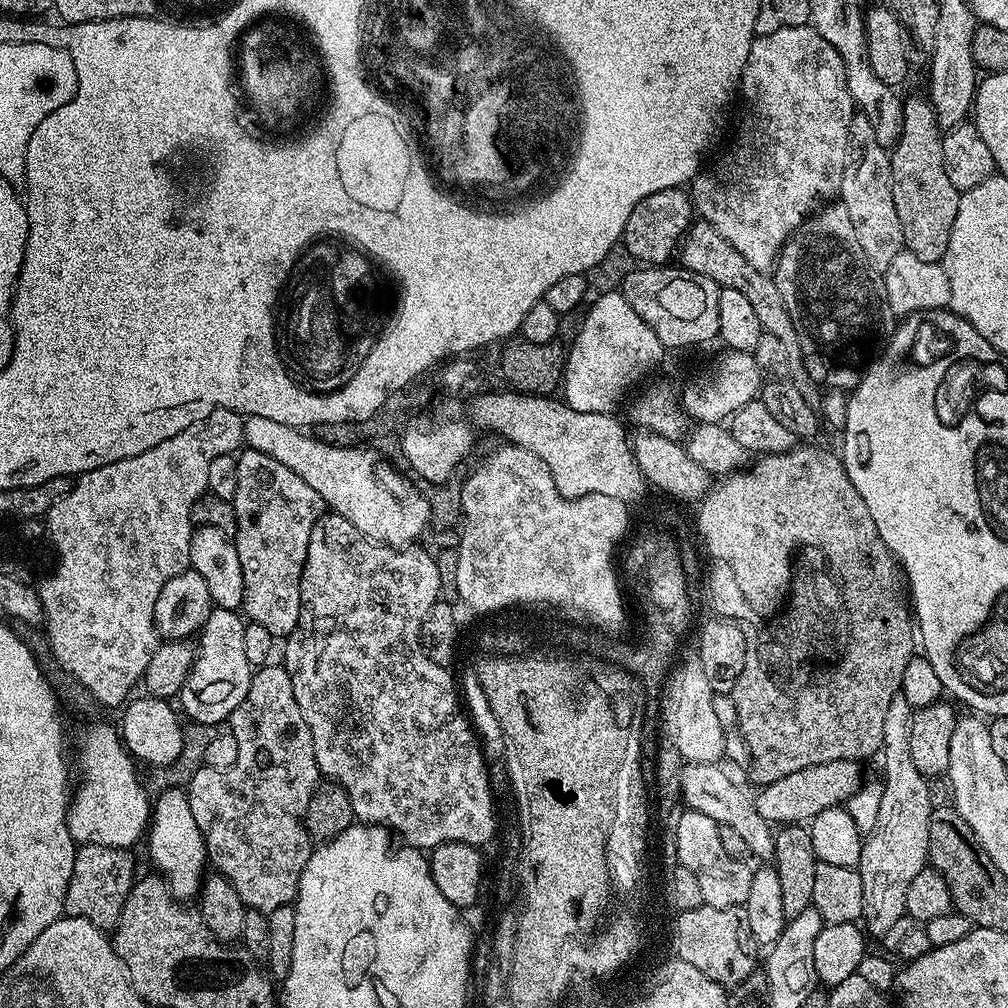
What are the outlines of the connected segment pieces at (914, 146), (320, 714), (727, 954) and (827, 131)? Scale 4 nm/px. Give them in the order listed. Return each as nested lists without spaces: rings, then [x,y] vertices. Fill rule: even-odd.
[[[927,95],[903,97],[902,132],[895,147],[891,149],[892,189],[894,190],[894,210],[898,210],[898,222],[902,226],[904,246],[907,251],[918,254],[925,262],[935,264],[943,261],[946,246],[950,246],[950,230],[954,230],[954,218],[958,218],[961,192],[950,182],[942,158],[942,129],[932,109]]]
[[[325,511],[318,522],[314,522],[314,530],[310,530],[310,546],[306,550],[300,583],[300,623],[287,637],[282,666],[290,674],[294,698],[298,698],[298,710],[302,710],[302,718],[306,718],[321,777],[331,778],[344,787],[359,823],[387,826],[397,837],[400,835],[404,839],[401,841],[409,848],[431,850],[446,840],[484,846],[496,832],[496,804],[492,801],[494,791],[489,784],[488,766],[477,733],[462,707],[457,681],[452,681],[451,671],[432,660],[421,645],[420,627],[430,608],[441,599],[442,575],[435,555],[416,547],[420,546],[408,546],[403,550],[389,548],[383,542],[364,536],[354,522],[342,518],[337,512]]]
[[[703,903],[694,910],[679,913],[675,919],[676,925],[672,928],[672,948],[676,951],[674,954],[676,960],[690,962],[690,966],[702,970],[702,974],[706,974],[706,978],[725,986],[741,984],[747,976],[752,975],[757,967],[756,951],[758,951],[758,945],[750,934],[750,918],[746,918],[744,907],[715,908]]]
[[[811,23],[802,26],[786,26],[782,30],[774,30],[774,34],[757,36],[752,41],[750,58],[742,70],[740,87],[738,89],[738,108],[740,104],[740,121],[736,124],[736,133],[732,136],[732,145],[724,152],[724,157],[713,166],[712,169],[701,171],[696,179],[691,181],[690,195],[695,211],[699,219],[711,224],[742,254],[746,261],[755,269],[762,272],[771,273],[776,267],[776,260],[780,257],[780,250],[784,243],[792,237],[792,233],[798,230],[798,226],[803,224],[813,212],[817,211],[821,202],[828,202],[839,193],[842,186],[842,174],[848,161],[848,135],[850,135],[850,122],[854,115],[854,103],[850,90],[847,89],[846,70],[843,66],[843,59],[839,56],[838,50],[818,32]]]

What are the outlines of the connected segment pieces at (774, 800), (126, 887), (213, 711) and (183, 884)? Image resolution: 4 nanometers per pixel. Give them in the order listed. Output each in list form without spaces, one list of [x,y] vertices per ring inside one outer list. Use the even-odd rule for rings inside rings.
[[[839,760],[806,766],[806,770],[786,774],[786,778],[765,784],[759,789],[760,793],[755,793],[758,814],[762,814],[762,818],[773,826],[810,822],[822,814],[822,810],[843,805],[859,790],[862,783],[860,768],[861,765],[855,760]]]
[[[81,844],[74,858],[74,870],[64,899],[64,911],[67,915],[86,918],[101,930],[115,929],[124,900],[130,894],[137,879],[136,860],[126,848],[110,848],[97,844]]]
[[[213,607],[198,633],[194,666],[178,697],[179,707],[189,721],[217,726],[229,719],[250,690],[252,664],[246,662],[244,626],[246,620],[235,608]],[[184,707],[184,710],[183,708]]]
[[[166,788],[159,793],[160,797],[155,797],[150,808],[150,827],[146,832],[146,844],[148,840],[148,856],[152,859],[152,864],[157,873],[168,883],[168,888],[177,900],[184,902],[192,896],[199,897],[200,886],[204,883],[206,875],[206,865],[209,863],[208,848],[204,844],[202,830],[198,830],[198,822],[194,822],[194,813],[190,810],[188,793],[184,788]]]

